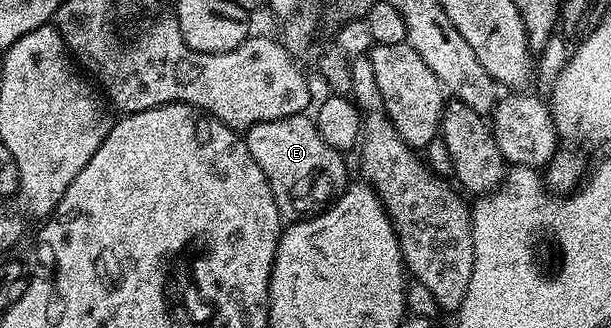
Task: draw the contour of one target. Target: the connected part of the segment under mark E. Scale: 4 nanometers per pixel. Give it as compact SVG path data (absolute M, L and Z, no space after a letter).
M309 114L257 123L245 132L244 138L248 153L252 153L256 165L260 165L283 217L298 217L325 208L348 186L343 152L332 149L332 145L320 137L318 126Z

